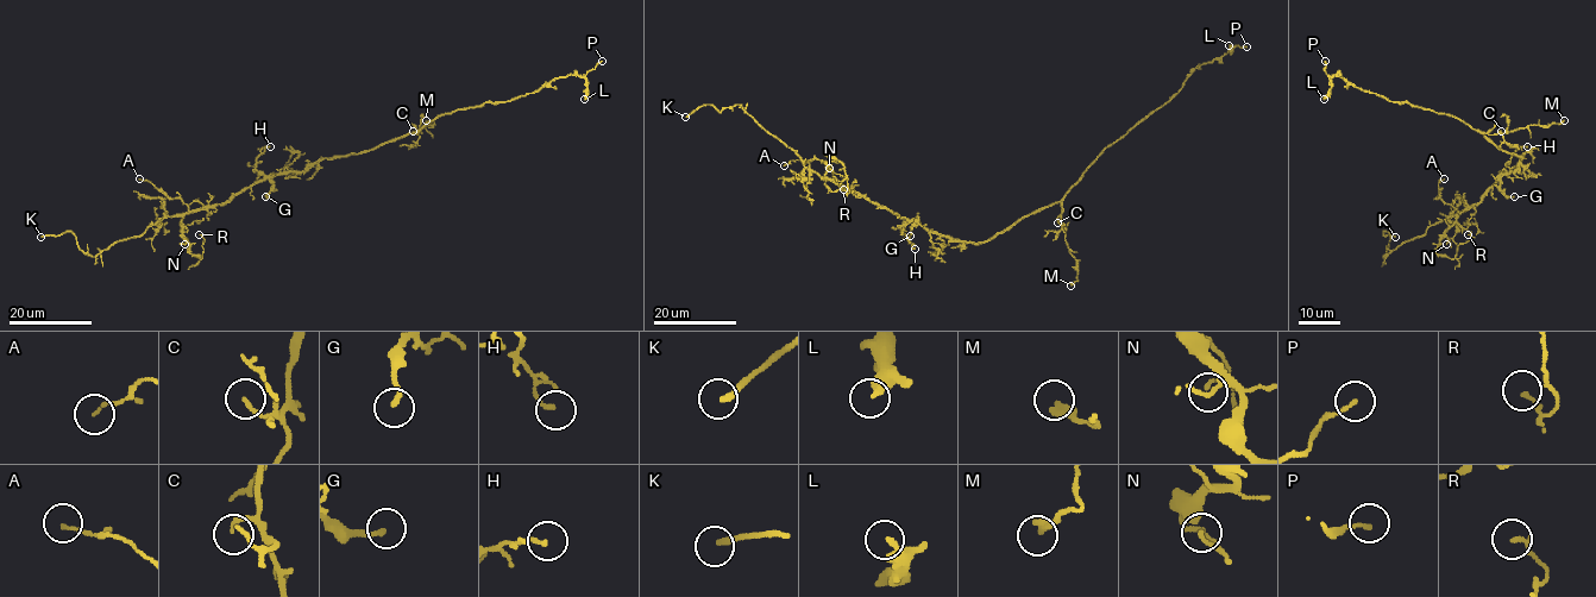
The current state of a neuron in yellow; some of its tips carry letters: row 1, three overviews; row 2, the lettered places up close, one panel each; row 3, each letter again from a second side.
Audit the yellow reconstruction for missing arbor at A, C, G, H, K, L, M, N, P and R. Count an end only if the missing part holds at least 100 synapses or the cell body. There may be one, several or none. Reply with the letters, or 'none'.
K

